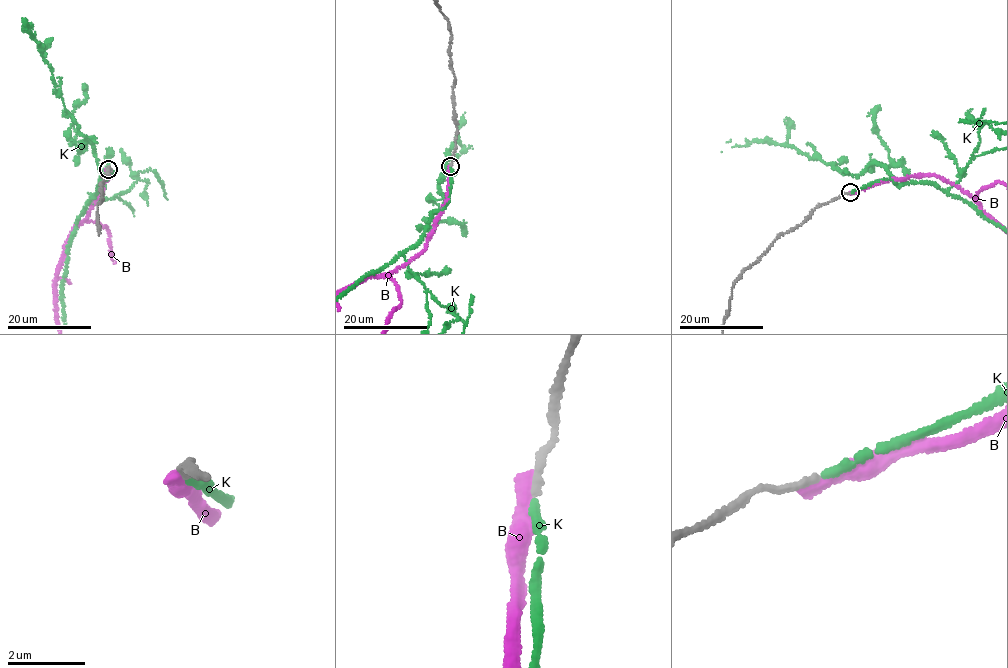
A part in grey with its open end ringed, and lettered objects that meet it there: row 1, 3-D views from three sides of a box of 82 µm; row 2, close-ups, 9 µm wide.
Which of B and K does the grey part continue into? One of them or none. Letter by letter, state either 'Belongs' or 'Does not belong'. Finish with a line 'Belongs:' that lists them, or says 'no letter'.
B: Does not belong
K: Belongs
Belongs: K

